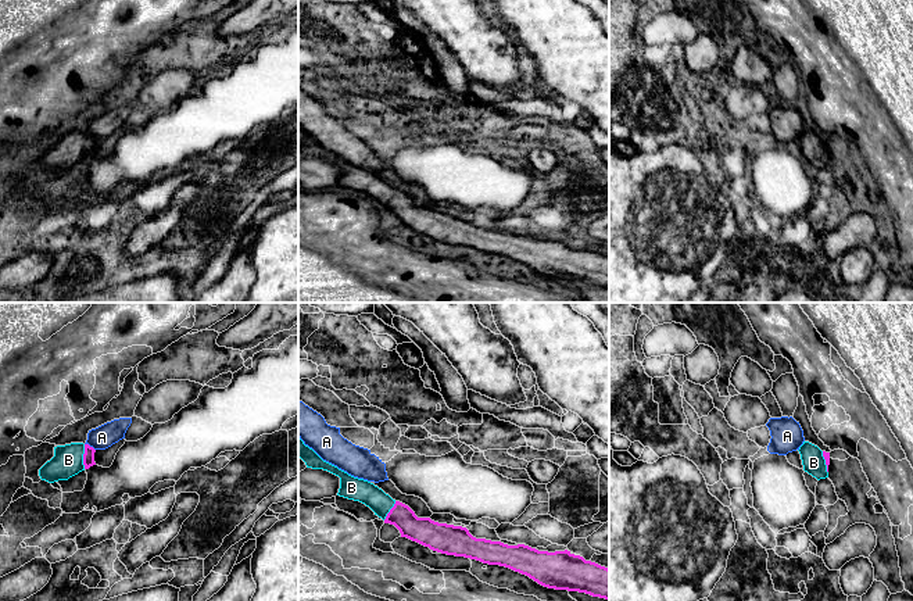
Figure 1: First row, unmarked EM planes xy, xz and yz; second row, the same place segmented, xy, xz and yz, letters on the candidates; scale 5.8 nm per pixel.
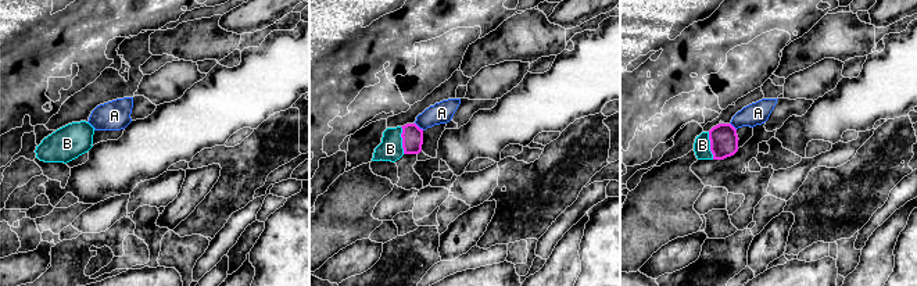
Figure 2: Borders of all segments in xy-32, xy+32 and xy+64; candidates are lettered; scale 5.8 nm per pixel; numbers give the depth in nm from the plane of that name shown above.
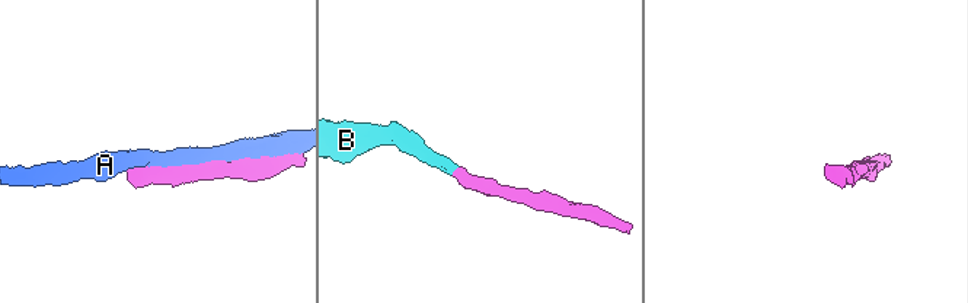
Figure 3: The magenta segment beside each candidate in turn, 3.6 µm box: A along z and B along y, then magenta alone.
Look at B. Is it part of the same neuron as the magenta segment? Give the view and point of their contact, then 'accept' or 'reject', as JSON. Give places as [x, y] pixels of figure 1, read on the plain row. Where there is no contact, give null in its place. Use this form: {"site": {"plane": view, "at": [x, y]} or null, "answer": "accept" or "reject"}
{"site": {"plane": "xy", "at": [83, 146]}, "answer": "accept"}

